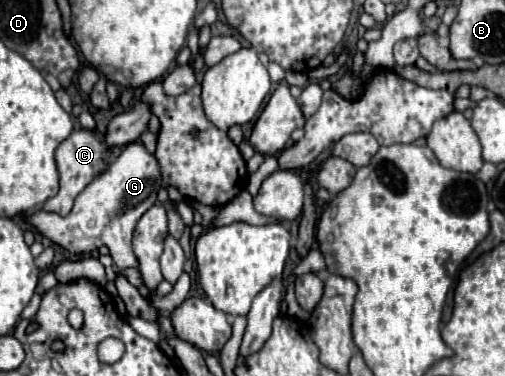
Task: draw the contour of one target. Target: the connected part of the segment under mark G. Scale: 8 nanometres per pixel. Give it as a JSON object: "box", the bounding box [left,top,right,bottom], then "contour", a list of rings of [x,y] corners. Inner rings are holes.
{"box":[30,141,162,297],"contour":[[[136,141],[126,145],[126,149],[94,179],[76,199],[72,211],[68,217],[38,211],[30,217],[30,223],[42,231],[48,239],[62,245],[70,253],[92,253],[98,247],[106,245],[110,249],[110,255],[116,263],[116,267],[128,277],[128,281],[144,295],[148,297],[150,291],[144,287],[142,277],[138,273],[138,263],[132,251],[132,233],[138,223],[138,219],[156,203],[158,189],[162,187],[162,175],[158,159],[146,151],[146,147]]]}

